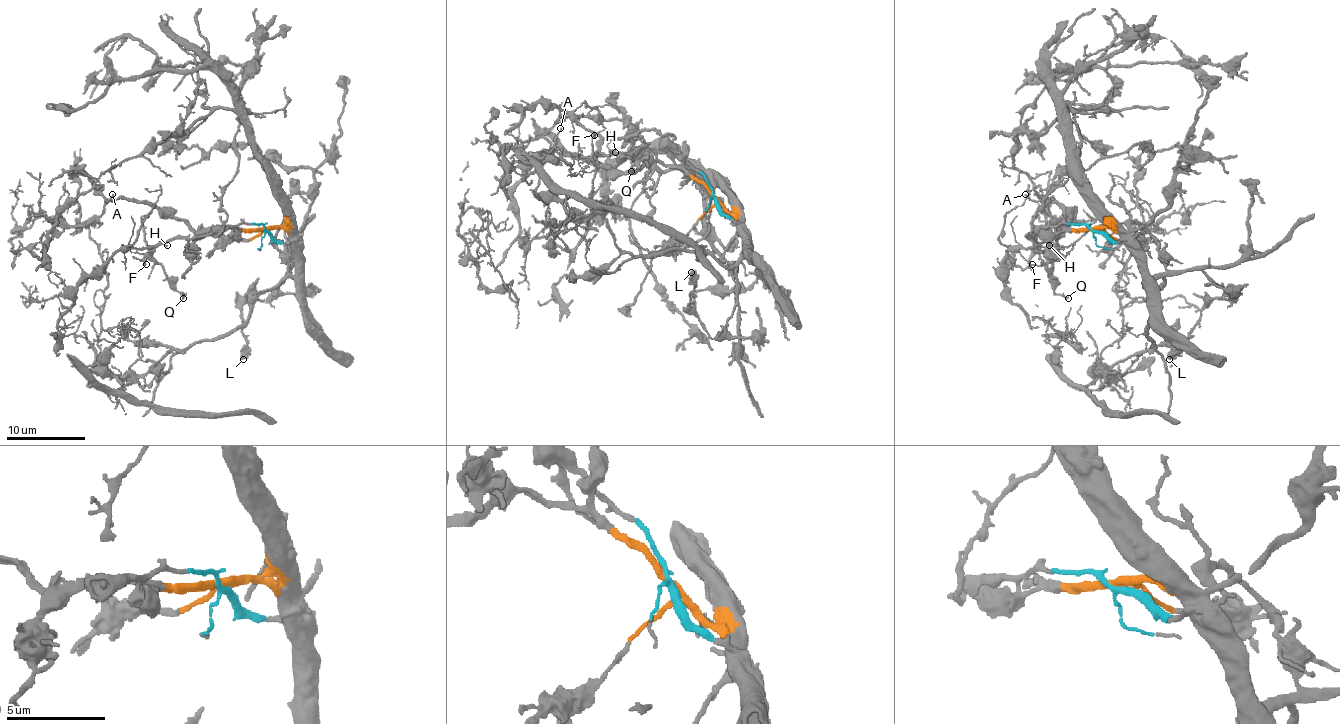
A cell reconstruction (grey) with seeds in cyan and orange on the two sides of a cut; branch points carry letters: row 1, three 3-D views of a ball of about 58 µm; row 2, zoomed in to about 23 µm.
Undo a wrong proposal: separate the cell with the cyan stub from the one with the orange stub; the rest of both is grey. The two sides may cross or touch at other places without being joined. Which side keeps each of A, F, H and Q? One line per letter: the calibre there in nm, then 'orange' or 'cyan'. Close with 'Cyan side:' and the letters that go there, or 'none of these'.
A: 160 nm | orange
F: 120 nm | cyan
H: 100 nm | cyan
Q: 200 nm | cyan
Cyan side: F, H, Q

